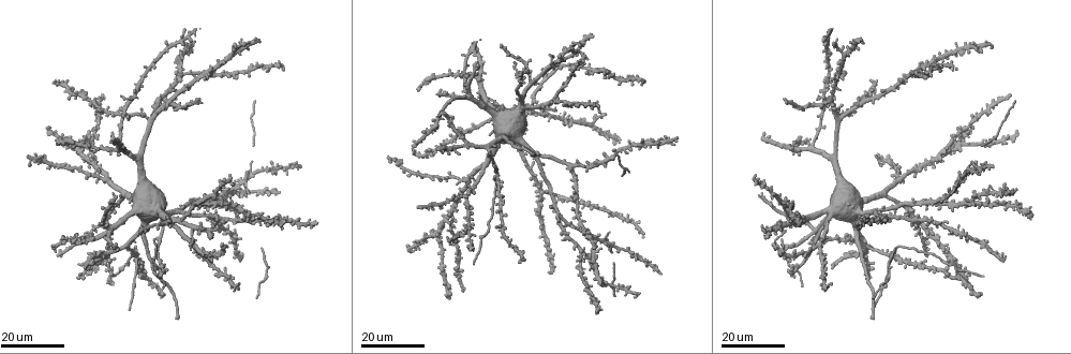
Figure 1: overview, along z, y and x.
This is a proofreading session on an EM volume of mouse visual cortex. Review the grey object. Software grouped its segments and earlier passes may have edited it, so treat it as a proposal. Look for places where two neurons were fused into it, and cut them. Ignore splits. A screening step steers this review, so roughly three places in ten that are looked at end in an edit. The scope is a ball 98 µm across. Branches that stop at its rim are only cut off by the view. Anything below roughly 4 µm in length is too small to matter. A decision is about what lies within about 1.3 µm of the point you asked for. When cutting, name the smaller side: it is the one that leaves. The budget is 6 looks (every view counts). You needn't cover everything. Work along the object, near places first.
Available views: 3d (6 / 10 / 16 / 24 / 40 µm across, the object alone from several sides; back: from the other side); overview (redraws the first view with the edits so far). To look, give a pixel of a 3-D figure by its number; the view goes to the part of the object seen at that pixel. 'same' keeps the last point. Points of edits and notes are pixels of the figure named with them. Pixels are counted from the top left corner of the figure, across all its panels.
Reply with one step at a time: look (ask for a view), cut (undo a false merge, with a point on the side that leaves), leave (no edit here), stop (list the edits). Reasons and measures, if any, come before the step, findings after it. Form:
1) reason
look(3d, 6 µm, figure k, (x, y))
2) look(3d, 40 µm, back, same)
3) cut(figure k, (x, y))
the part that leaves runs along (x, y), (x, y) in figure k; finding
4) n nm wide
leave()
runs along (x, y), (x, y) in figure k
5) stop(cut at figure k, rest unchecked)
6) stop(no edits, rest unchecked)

look(3d, 24 µm, figure 1, (816, 232))

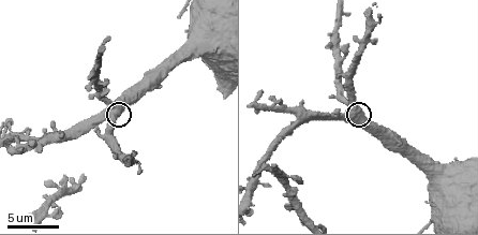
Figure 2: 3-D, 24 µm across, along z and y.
zoom in
look(3d, 10 µm, figure 2, (110, 112))

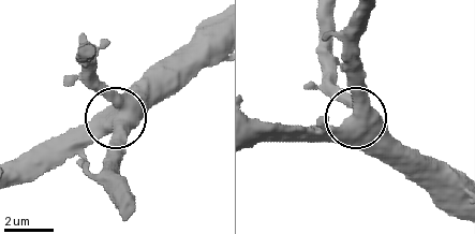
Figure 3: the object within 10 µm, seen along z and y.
540 nm wide
leave()
runs along (213, 17), (117, 116), (86, 79) in figure 3; one neuron here

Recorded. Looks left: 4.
a fork
look(3d, 16 µm, figure 1, (498, 140))

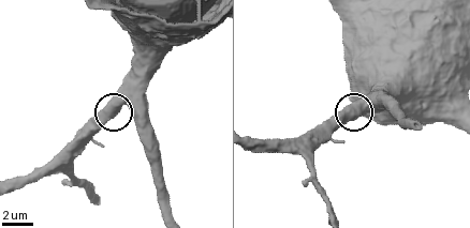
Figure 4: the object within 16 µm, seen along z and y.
look(3d, 6 µm, figure 4, (361, 107))

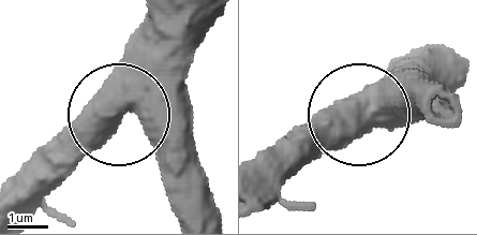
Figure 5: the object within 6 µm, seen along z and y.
3 arms
leave()
all the same neuron

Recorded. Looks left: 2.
looks like a crossing
look(3d, 16 µm, figure 1, (499, 174))

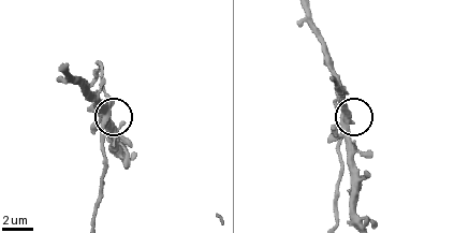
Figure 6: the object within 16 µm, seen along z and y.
zoom in
look(3d, 6 µm, figure 6, (349, 121))

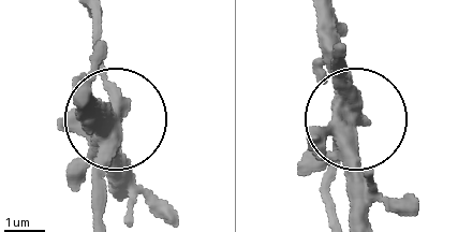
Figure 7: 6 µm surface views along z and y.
430 nm wide
cut(figure 7, (99, 180))
the part that leaves runs along (112, 128), (98, 18) in figure 7; two neurons meet here

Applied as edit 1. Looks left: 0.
stop(cut at figure 7, rest unchecked)

